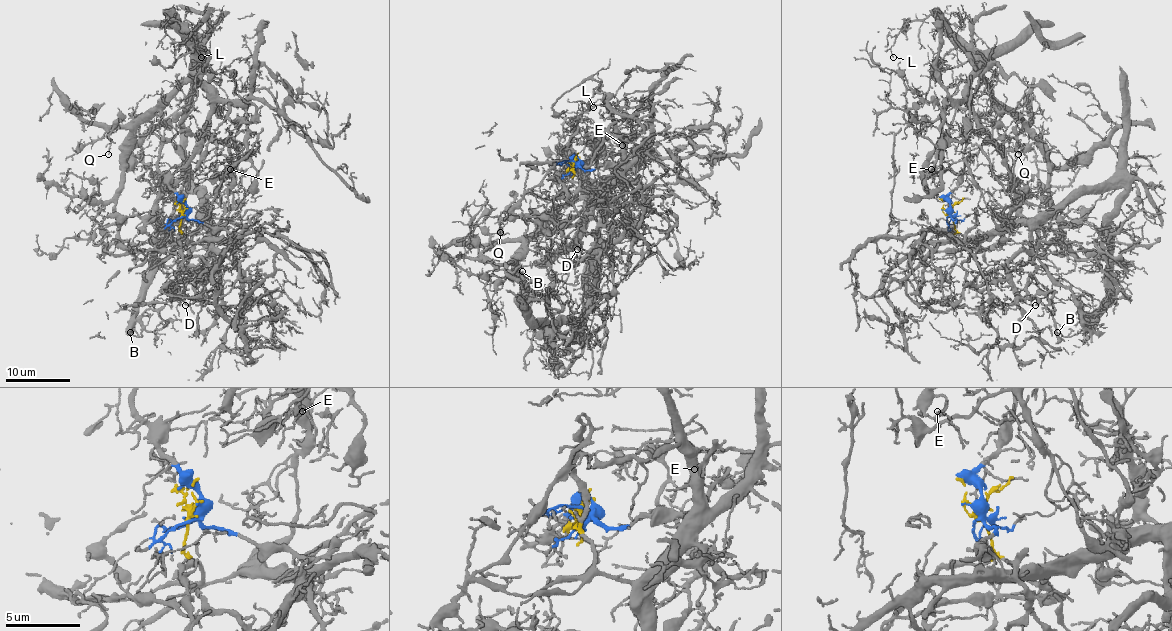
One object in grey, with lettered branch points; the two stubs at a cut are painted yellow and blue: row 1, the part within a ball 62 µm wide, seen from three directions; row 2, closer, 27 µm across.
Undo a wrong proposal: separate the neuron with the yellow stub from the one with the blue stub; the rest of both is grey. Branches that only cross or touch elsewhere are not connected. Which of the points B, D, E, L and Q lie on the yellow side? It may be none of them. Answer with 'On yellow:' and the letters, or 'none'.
On yellow: B, D

